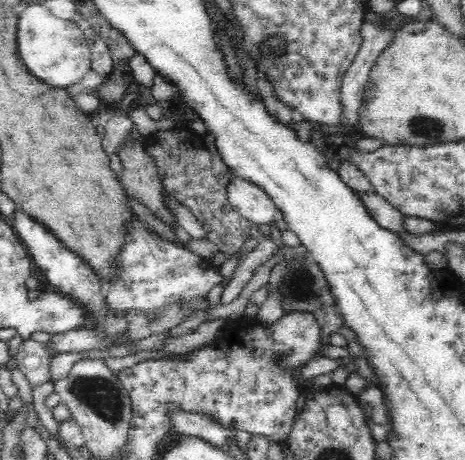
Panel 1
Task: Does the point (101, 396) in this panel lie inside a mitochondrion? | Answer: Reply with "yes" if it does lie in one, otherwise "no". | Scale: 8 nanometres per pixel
yes

